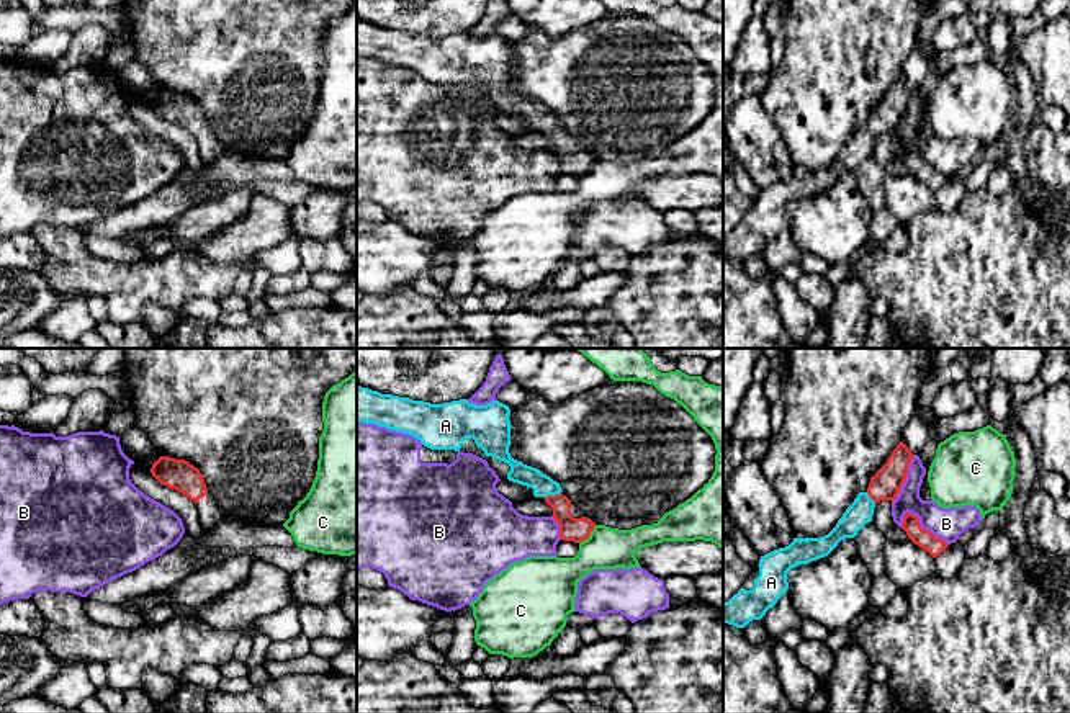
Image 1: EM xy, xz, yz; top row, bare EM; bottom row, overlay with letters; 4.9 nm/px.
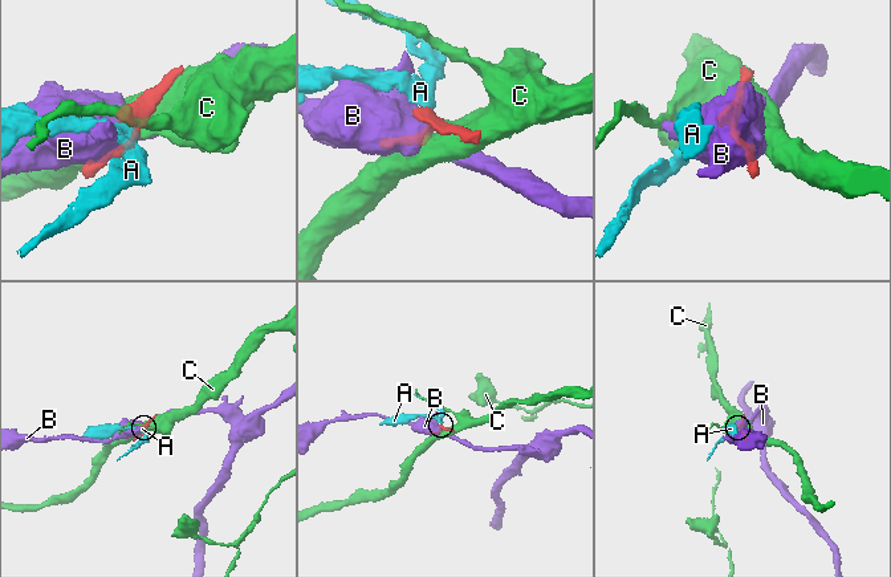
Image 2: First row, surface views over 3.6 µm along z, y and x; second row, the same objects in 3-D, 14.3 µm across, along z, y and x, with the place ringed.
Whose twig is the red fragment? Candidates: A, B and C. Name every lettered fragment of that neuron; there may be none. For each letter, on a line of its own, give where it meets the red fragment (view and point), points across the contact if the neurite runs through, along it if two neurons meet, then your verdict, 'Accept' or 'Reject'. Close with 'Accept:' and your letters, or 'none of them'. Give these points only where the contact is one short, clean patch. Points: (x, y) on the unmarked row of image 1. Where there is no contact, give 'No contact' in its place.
A: Touches red at xz (552, 130). Path across: xz (571, 162), (561, 139), (552, 130), (542, 118). Accept
B: Touches red at yz (923, 162). Reject
C: Touches red at xz (589, 167). Reject
Accept: A

